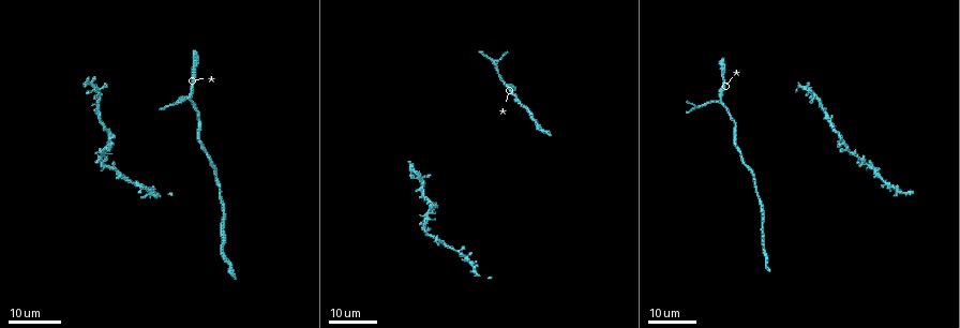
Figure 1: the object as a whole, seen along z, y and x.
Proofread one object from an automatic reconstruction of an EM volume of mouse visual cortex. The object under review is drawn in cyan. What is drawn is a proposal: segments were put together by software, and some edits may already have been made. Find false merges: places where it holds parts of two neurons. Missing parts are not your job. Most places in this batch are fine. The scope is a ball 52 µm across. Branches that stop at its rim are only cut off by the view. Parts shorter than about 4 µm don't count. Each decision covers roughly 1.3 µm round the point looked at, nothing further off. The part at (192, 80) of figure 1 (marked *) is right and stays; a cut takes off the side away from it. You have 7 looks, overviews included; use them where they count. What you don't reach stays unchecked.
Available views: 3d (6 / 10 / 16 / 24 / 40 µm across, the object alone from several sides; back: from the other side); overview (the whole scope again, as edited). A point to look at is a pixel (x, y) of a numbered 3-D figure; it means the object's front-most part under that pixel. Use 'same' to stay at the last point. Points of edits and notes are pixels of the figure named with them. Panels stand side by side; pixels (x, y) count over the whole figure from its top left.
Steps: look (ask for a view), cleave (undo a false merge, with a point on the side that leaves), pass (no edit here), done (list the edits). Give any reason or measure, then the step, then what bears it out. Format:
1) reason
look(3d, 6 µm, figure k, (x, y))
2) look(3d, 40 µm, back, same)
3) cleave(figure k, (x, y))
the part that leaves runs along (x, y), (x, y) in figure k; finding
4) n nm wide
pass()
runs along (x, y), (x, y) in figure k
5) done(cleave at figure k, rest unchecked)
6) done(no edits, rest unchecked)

thin arm on a thick one
look(3d, 16 µm, figure 1, (720, 104))

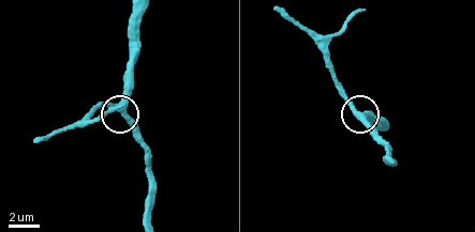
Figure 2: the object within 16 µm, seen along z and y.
zoom in
look(3d, 10 µm, figure 2, (357, 113))

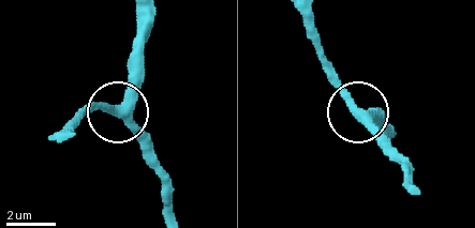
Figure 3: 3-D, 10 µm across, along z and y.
look(3d, 6 µm, figure 3, (120, 112))

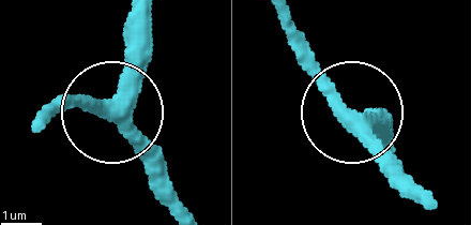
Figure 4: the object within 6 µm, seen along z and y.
pass()
all the same neuron

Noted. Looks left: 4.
look(3d, 16 µm, figure 1, (205, 153))

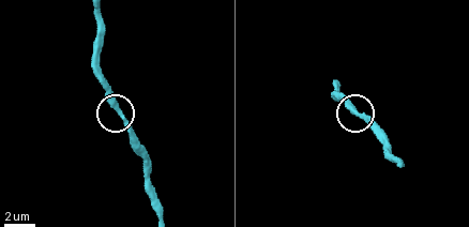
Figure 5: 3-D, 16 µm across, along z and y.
closer look
look(3d, 10 µm, figure 5, (123, 115))

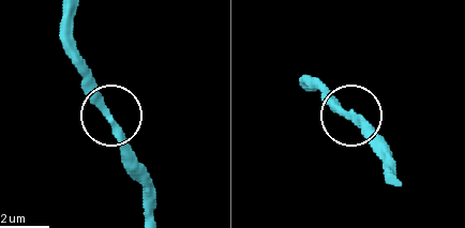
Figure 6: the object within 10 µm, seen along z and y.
pass()
runs along (74, 15), (77, 71), (108, 114), (117, 138), (146, 167) in figure 6; all the same neuron

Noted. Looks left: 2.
thick turns thin
look(3d, 24 µm, figure 1, (734, 124))

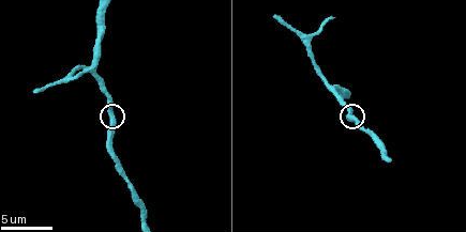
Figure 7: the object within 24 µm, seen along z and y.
zoom in
look(3d, 6 µm, figure 7, (111, 113))

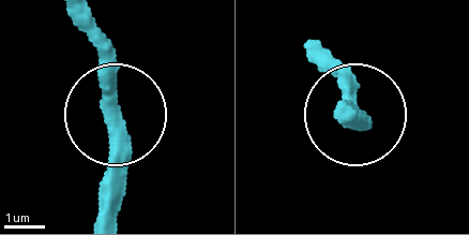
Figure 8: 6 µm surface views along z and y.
370 nm wide
pass()
runs along (84, 16), (117, 129), (117, 211) in figure 8; all the same neuron

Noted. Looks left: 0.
done(no edits, rest unchecked)

